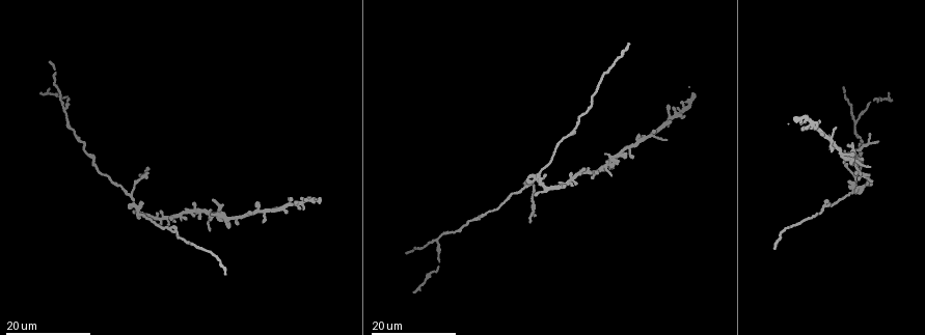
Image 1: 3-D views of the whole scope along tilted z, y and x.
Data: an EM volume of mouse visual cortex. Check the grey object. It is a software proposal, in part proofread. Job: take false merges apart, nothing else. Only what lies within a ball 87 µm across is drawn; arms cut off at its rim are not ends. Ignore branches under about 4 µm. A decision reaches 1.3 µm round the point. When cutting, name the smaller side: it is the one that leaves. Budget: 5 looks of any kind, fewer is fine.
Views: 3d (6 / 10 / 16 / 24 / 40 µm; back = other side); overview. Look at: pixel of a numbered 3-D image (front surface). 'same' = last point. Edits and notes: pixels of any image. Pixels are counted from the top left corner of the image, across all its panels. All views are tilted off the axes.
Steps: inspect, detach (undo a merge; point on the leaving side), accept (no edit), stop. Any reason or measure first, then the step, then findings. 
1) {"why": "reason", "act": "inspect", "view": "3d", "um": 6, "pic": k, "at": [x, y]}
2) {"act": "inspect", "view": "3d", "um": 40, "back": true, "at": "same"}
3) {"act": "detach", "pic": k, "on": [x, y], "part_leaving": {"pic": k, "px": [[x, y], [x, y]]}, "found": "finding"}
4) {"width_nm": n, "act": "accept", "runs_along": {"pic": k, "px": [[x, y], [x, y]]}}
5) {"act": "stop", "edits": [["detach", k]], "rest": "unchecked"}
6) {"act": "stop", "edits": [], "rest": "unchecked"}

{"why": "branch point", "act": "inspect", "view": "3d", "um": 24, "pic": 1, "at": [539, 184]}

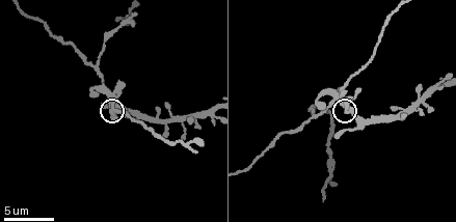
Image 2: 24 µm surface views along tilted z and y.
{"why": "closer look", "act": "inspect", "view": "3d", "um": 6, "pic": 2, "at": [348, 106]}

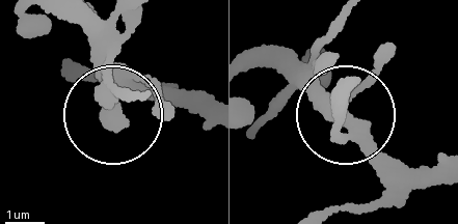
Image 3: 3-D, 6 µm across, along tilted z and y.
{"width_nm": 320, "act": "accept", "runs_along": {"pic": 3, "px": [[312, 95], [340, 109], [327, 58], [331, 22]]}, "found": "one neuron here"}

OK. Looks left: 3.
{"why": "a fork", "act": "inspect", "view": "3d", "um": 10, "pic": 2, "at": [94, 65]}

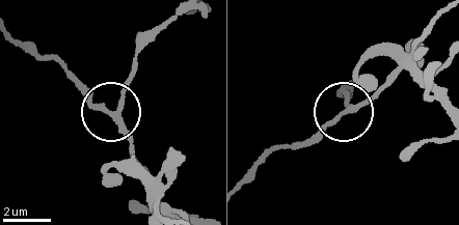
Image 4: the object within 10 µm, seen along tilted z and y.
{"side_arm_um": 17, "act": "accept", "runs_along": {"pic": 4, "px": [[409, 71], [351, 108], [346, 92]]}, "found": "all the same neuron"}

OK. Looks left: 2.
{"why": "a narrow waist", "act": "inspect", "view": "3d", "um": 16, "pic": 2, "at": [121, 26]}

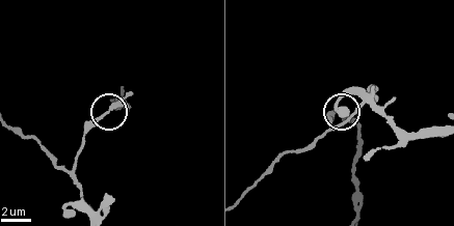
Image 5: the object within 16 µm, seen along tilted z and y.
{"why": "closer look", "act": "inspect", "view": "3d", "um": 6, "pic": 5, "at": [107, 110]}

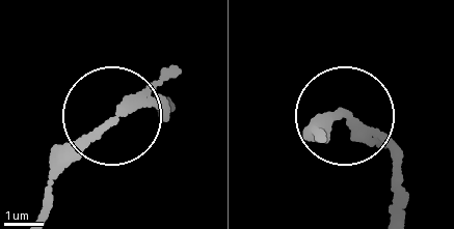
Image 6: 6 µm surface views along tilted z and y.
{"act": "detach", "pic": 6, "on": [392, 189], "part_leaving": {"pic": 6, "px": [[372, 134], [392, 163], [396, 213]]}, "found": "two neurons meet here"}

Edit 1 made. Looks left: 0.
{"act": "stop", "edits": [["detach", 6]], "rest": "unchecked"}

